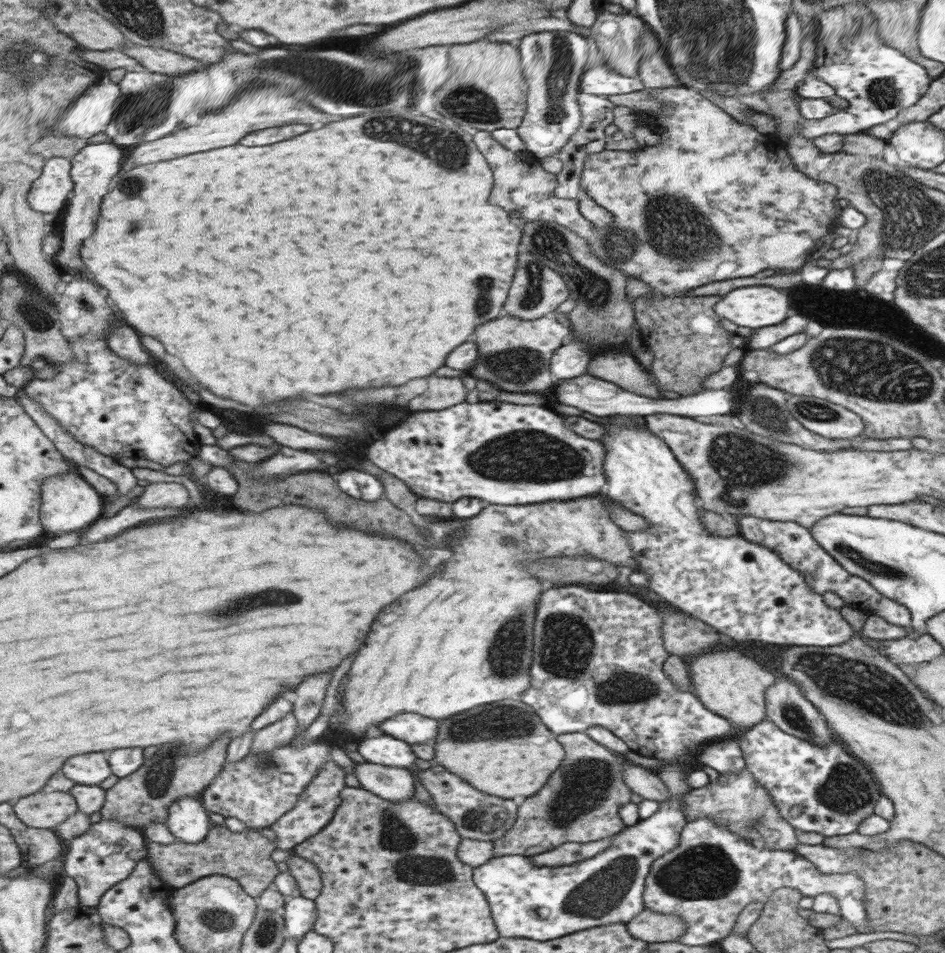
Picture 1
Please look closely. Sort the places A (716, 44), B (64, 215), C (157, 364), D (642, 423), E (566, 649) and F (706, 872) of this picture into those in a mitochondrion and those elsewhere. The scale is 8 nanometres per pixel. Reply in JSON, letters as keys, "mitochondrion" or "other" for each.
{"A":"mitochondrion","B":"other","C":"other","D":"other","E":"mitochondrion","F":"mitochondrion"}

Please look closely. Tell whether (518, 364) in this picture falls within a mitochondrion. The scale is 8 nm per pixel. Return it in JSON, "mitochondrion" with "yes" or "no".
{"mitochondrion":"yes"}

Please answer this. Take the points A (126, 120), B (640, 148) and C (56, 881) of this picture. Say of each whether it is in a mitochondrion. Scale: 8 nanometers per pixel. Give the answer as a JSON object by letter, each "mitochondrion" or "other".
{"A":"mitochondrion","B":"other","C":"other"}

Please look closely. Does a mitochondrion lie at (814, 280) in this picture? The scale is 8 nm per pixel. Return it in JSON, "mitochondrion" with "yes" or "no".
{"mitochondrion":"no"}

